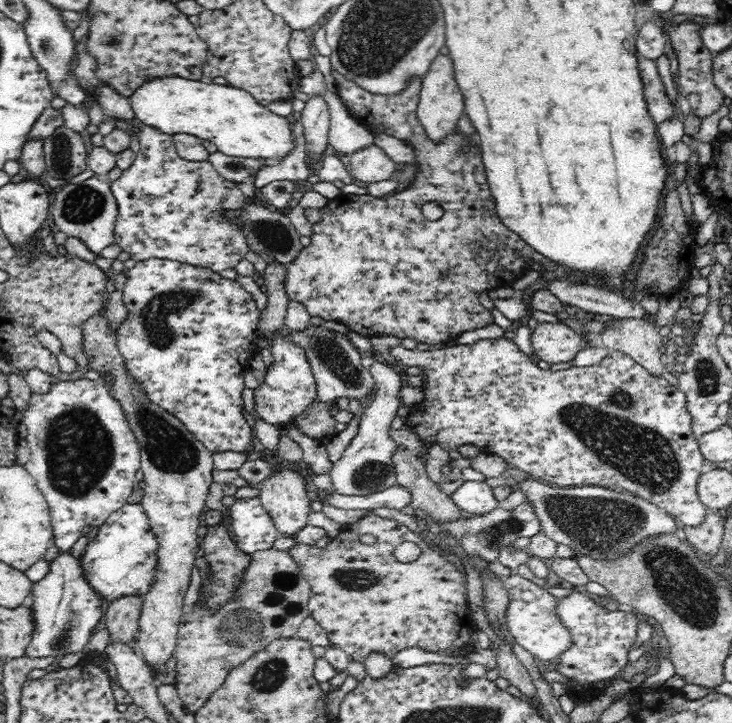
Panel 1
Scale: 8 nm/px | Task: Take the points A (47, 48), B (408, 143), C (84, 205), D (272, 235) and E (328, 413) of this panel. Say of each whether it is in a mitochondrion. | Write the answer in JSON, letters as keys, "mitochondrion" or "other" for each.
{"A":"mitochondrion","B":"other","C":"mitochondrion","D":"mitochondrion","E":"other"}

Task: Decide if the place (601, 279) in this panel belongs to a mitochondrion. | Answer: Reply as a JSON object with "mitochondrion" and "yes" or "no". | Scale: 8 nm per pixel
{"mitochondrion":"no"}

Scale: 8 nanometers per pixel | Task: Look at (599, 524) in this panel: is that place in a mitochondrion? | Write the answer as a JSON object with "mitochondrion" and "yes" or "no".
{"mitochondrion":"yes"}

